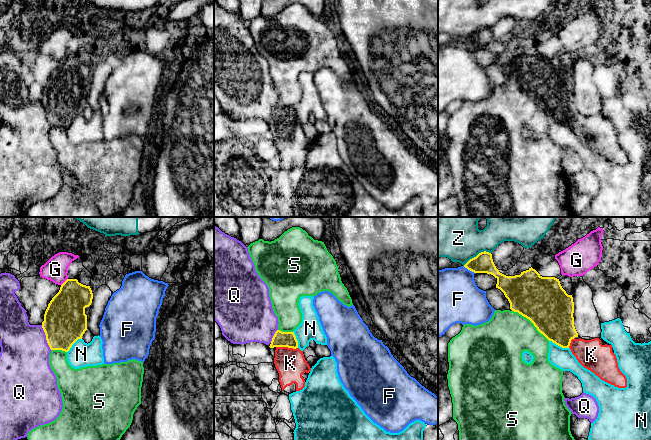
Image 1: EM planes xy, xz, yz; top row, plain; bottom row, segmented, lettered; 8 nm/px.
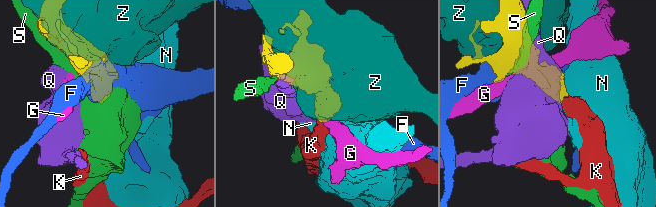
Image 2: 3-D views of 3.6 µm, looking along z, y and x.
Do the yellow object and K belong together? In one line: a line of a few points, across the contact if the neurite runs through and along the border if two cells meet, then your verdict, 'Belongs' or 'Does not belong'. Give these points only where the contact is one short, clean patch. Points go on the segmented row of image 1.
Line: xz (280, 339), (287, 346), (287, 355), (290, 363). Belongs

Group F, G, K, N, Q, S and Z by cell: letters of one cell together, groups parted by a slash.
F / G / K / N / Q / S / Z

